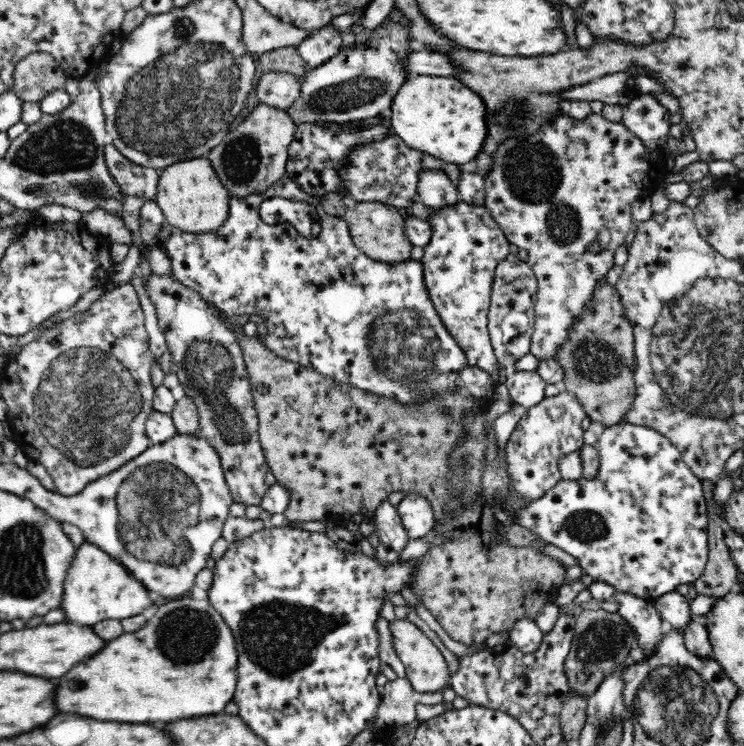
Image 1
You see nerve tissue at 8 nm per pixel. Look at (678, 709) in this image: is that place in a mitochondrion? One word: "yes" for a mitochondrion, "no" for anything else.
yes

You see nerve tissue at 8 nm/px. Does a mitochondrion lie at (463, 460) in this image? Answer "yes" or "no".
yes

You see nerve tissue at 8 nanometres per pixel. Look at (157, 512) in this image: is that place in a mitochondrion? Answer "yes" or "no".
yes

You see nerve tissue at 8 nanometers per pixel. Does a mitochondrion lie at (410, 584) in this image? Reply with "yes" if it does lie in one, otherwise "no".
no

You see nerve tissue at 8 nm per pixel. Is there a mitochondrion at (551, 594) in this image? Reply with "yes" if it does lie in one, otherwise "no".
no

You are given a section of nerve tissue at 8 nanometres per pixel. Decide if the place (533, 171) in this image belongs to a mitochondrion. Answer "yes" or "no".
yes

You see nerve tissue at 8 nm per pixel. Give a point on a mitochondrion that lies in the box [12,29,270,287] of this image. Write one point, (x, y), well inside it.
(62, 156)

